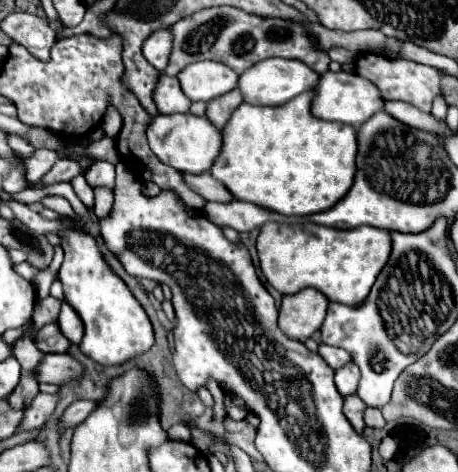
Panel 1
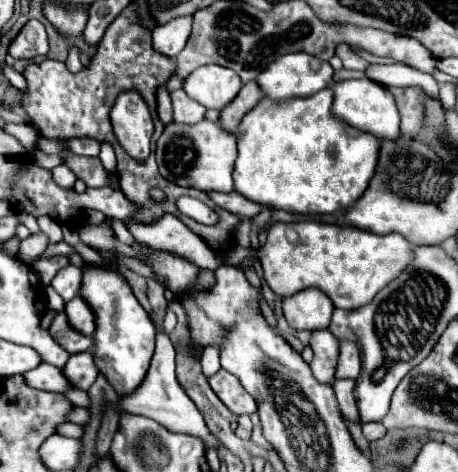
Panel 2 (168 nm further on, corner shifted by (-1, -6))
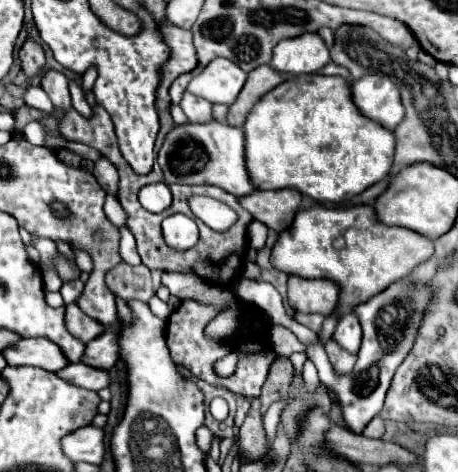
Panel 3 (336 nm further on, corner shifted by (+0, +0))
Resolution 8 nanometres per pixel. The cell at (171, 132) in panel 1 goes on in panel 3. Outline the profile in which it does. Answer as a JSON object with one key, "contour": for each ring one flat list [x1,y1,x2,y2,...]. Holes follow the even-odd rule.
{"contour":[[183,124,171,130,159,150,159,166,165,180,179,184,213,184,233,196,247,196,255,190,245,168,245,134,243,128,229,124]]}

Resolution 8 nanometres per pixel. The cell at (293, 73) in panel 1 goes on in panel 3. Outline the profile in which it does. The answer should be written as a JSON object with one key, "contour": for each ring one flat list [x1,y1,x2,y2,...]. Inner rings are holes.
{"contour":[[305,32,291,40,281,40,275,46,271,66,279,72,299,76,313,74,329,62,329,48,319,34]]}

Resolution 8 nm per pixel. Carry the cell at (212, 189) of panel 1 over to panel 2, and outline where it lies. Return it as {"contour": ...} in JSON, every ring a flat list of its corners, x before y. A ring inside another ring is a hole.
{"contour":[[232,192,232,194,208,194,212,198,212,202,232,214,240,214,242,218,252,218,254,214,258,214,260,210,264,210,264,206,256,204,256,202,250,202,248,198,244,198,242,194,238,192]]}

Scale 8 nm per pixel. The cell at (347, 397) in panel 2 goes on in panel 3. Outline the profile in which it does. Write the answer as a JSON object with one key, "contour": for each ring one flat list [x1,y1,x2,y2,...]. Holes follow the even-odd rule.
{"contour":[[329,340,325,344,325,352,329,356,329,362,333,364,333,368,339,372,339,374,349,374,355,366,355,360,357,356,355,354,349,354,347,350,339,348,339,344,335,344,335,340]]}

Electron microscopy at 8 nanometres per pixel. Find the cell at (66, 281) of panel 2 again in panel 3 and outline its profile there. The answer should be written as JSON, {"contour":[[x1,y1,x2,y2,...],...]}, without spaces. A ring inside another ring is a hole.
{"contour":[[73,280,73,282,65,282,61,288,61,296,65,300,65,304,73,304,77,302,77,298,83,294,85,284,81,280]]}

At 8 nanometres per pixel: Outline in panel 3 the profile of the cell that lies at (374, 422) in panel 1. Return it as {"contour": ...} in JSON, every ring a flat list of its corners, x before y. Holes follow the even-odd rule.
{"contour":[[375,416,375,418,367,424,367,428,363,430,363,436,367,436,367,438,381,438,383,432,385,432,385,422,383,422,379,416]]}

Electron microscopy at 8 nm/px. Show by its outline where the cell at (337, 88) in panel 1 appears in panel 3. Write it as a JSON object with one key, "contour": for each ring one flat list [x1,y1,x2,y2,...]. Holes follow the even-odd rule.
{"contour":[[367,74,359,80,351,82,353,98,357,108,371,120,381,126,395,130,395,126,403,120,403,104,399,90,395,84,379,74]]}

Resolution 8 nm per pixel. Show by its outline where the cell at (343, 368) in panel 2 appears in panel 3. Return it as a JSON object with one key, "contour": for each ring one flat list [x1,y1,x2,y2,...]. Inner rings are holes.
{"contour":[[353,312,345,314,339,320,339,324,335,328,335,334,333,334,333,340,339,342,351,354,359,352,359,346,361,346,361,324,359,324,359,318]]}

